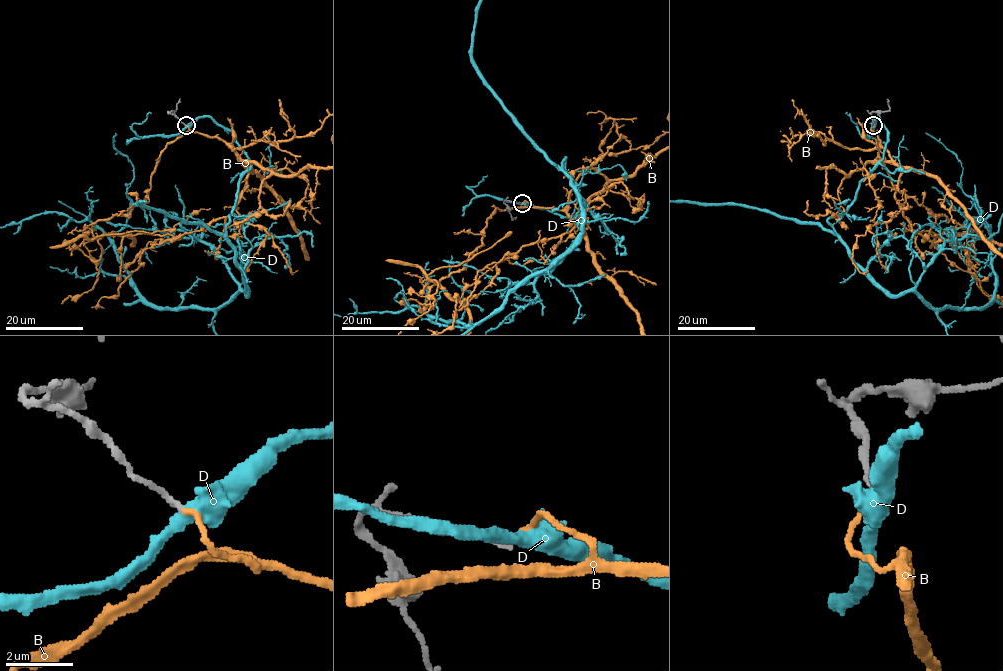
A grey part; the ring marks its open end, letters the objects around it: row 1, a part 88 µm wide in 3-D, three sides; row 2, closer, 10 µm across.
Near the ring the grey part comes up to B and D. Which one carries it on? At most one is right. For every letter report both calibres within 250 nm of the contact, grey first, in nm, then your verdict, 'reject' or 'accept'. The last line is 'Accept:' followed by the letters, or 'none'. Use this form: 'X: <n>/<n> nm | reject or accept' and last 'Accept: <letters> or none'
B: 170/150 nm | accept
D: 170/440 nm | reject
Accept: B

